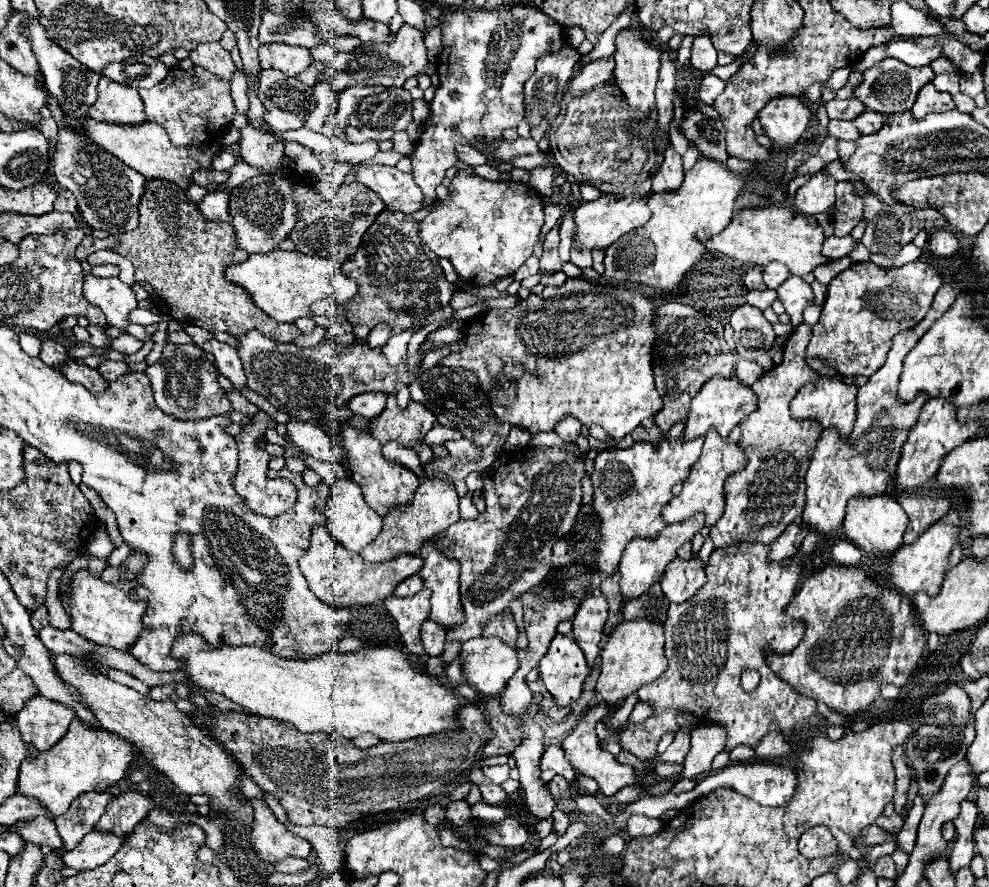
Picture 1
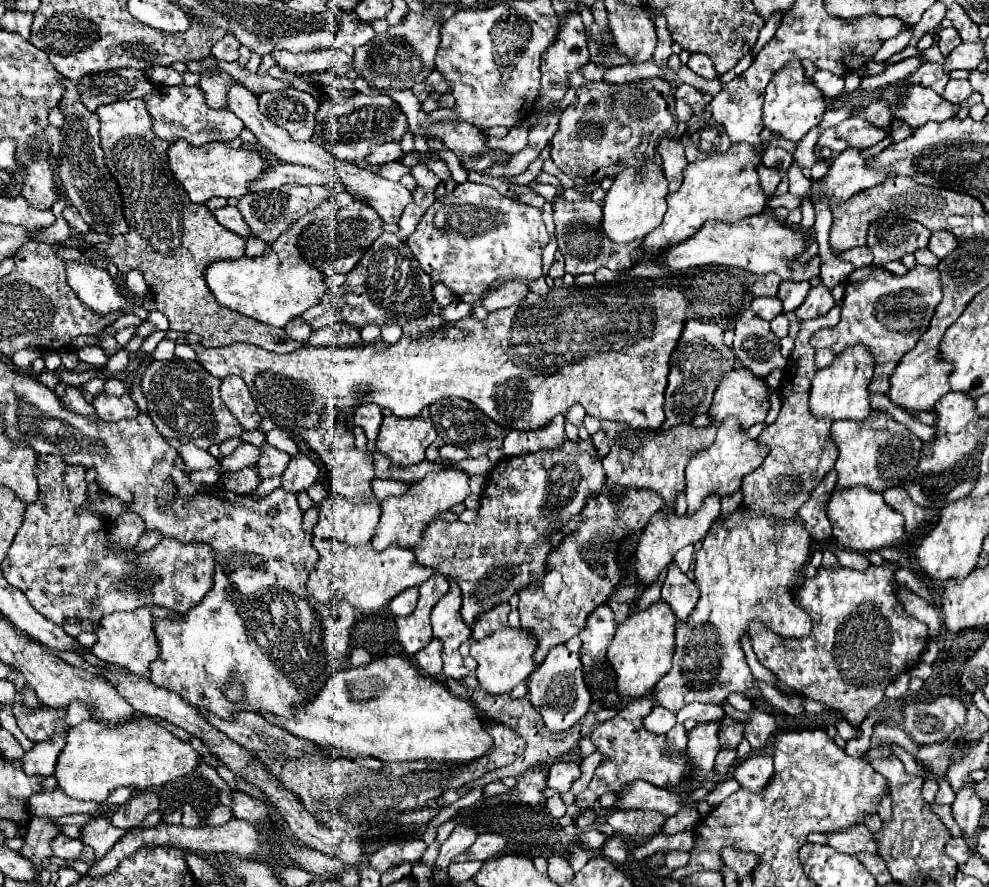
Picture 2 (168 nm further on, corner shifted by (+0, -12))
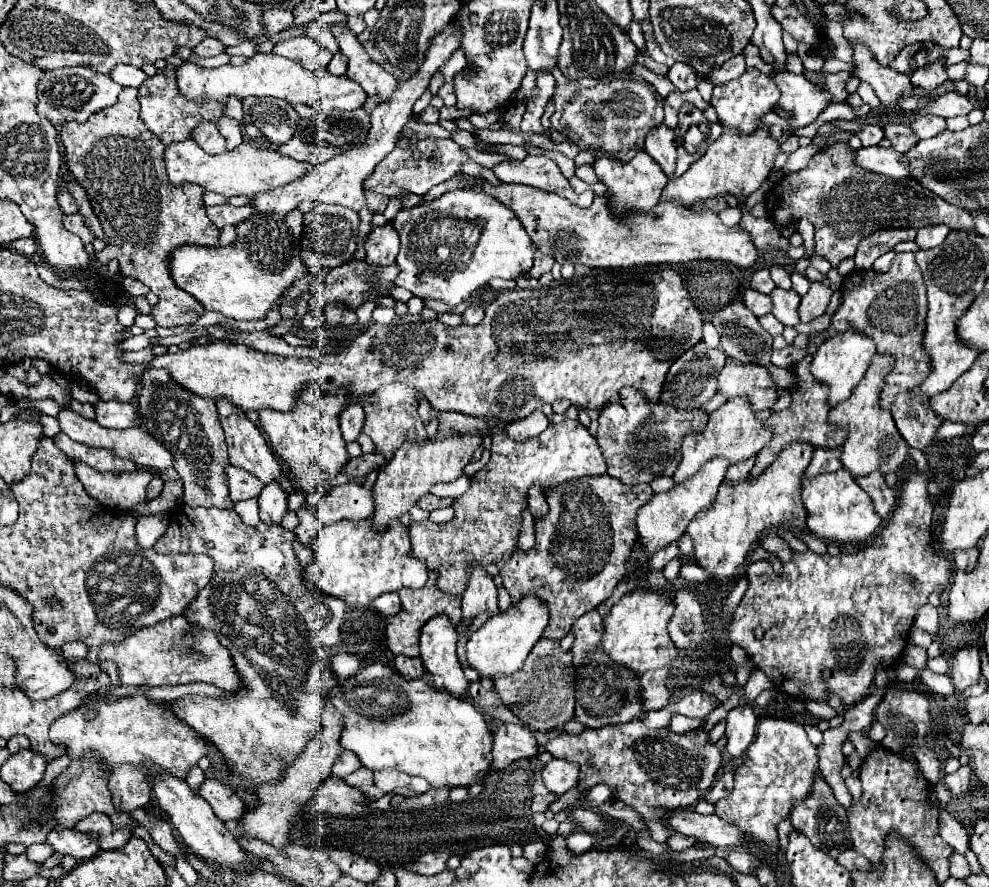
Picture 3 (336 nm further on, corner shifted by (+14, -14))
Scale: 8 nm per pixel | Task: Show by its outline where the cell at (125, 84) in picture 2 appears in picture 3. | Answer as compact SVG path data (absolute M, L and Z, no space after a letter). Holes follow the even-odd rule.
M66 67L62 71L48 71L46 79L42 79L38 115L52 121L54 127L62 127L70 121L86 121L90 113L106 109L118 101L122 93L122 85L116 83L110 75L102 75L92 67Z

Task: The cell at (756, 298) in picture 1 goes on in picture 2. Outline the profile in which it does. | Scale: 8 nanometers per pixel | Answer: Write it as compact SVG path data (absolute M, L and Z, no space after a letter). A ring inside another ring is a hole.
M756 297L752 301L752 311L762 319L772 321L776 315L782 313L782 301L778 297Z

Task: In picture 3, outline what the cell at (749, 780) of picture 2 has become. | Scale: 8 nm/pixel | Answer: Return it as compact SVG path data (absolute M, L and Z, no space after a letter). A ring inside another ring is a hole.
M742 703L728 713L726 723L728 723L728 727L726 727L726 739L728 739L726 751L732 757L742 759L748 745L754 741L754 735L756 735L756 715L754 715L750 705Z

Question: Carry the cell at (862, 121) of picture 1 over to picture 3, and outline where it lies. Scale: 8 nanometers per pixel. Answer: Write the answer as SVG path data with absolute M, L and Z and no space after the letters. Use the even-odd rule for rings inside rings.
M916 115L910 123L910 129L918 139L934 137L946 129L946 119L938 115Z

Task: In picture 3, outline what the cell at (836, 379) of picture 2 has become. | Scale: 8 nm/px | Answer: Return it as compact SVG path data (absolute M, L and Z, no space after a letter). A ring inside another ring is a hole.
M844 331L844 333L838 333L830 339L826 339L826 343L822 343L818 347L818 351L814 353L814 359L810 363L810 373L814 375L814 379L822 385L826 385L830 389L830 397L828 397L828 407L836 407L840 403L844 403L854 387L862 381L862 377L866 375L870 363L872 363L872 357L876 353L876 347L874 347L874 341L858 331Z

